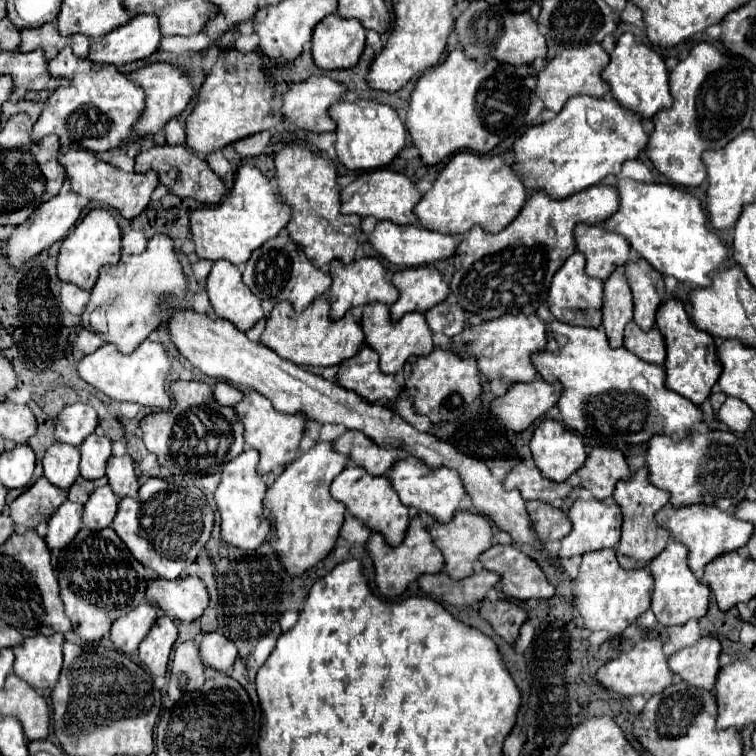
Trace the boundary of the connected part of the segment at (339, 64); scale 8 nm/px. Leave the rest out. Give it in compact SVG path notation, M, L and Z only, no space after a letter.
M329 14L315 26L311 42L311 54L319 68L351 68L363 54L365 28L357 20L343 20L337 14Z

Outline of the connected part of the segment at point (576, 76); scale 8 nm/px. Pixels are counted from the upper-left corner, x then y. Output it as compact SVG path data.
M601 44L581 46L581 48L567 48L559 56L547 62L545 70L539 74L535 94L545 102L545 108L559 112L567 98L571 96L593 96L593 98L605 98L609 92L609 86L601 78L601 70L607 66L609 54L601 48Z

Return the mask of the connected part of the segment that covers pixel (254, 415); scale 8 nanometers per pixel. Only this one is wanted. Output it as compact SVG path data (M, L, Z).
M247 392L245 398L233 406L233 410L237 412L245 432L245 444L253 450L259 452L259 464L257 464L257 472L259 474L269 474L275 466L287 466L289 462L293 462L297 458L297 448L299 442L303 438L303 424L305 424L305 416L303 414L281 414L273 408L273 404L263 398L257 392Z

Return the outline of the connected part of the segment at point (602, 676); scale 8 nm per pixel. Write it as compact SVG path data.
M651 638L651 640L639 640L631 650L627 652L621 652L619 658L603 664L595 678L599 680L601 686L605 686L607 690L613 690L625 698L631 698L635 694L641 694L641 696L653 696L653 694L659 694L663 692L667 686L673 684L673 674L667 666L667 658L663 654L663 646L659 640Z

